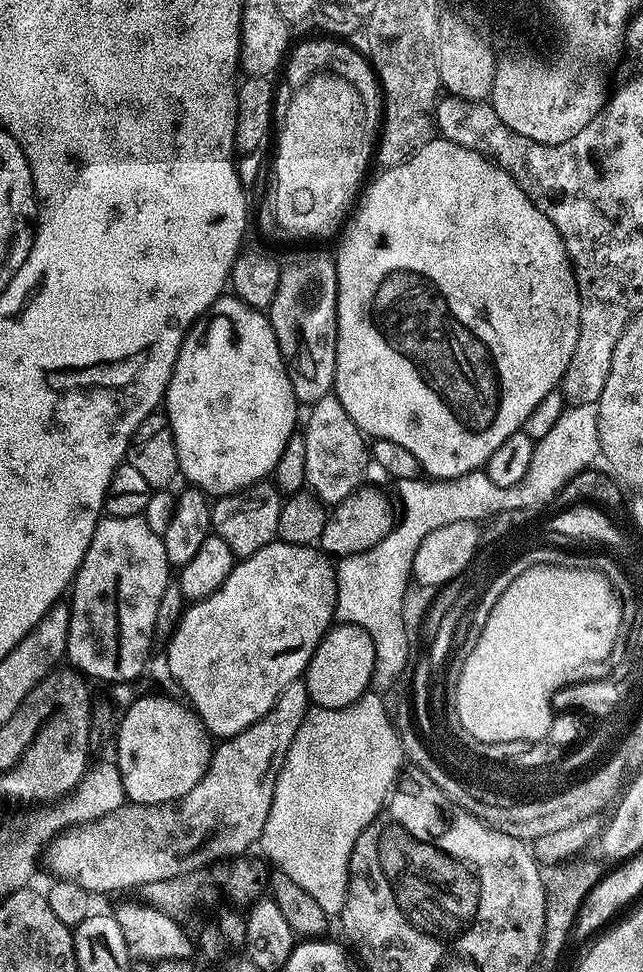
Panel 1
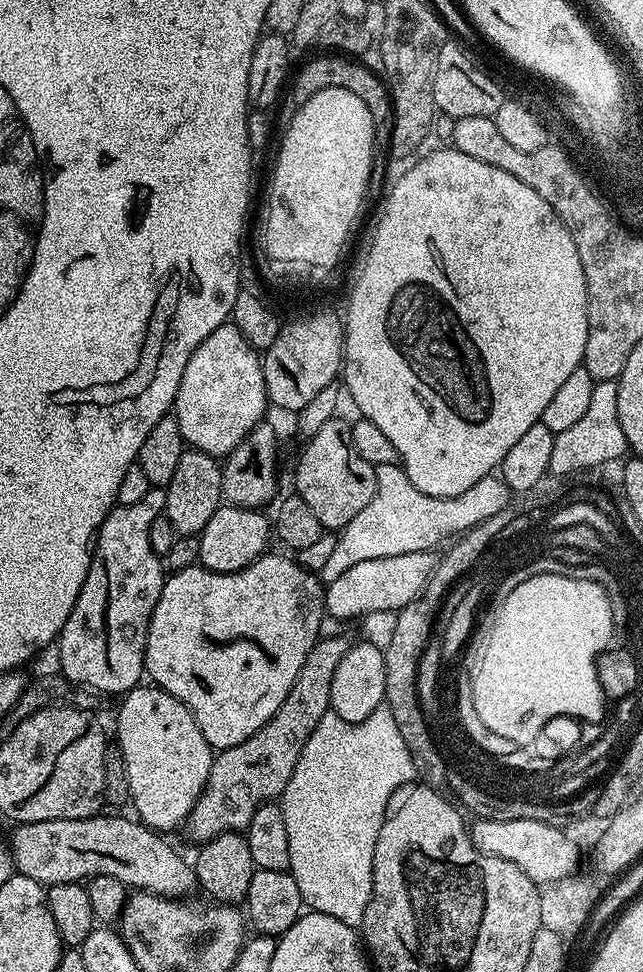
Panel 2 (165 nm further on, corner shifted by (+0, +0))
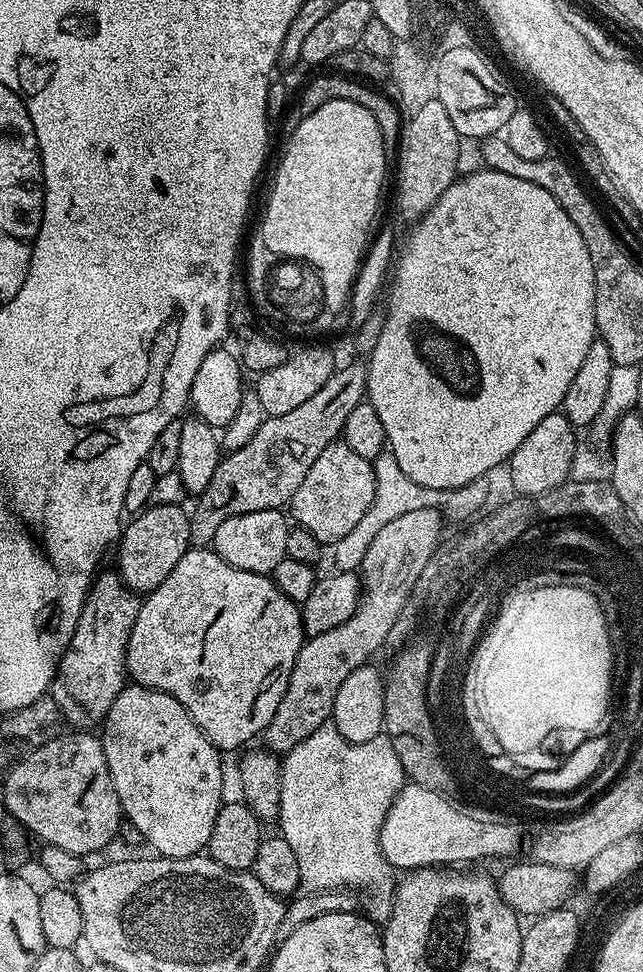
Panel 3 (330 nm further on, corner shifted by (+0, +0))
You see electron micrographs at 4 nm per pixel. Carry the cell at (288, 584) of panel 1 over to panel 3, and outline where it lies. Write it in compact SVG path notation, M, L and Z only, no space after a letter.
M192 546L189 547L186 554L182 554L178 566L174 566L174 570L170 570L166 582L162 582L162 586L158 586L143 597L138 610L138 618L134 618L134 626L130 630L130 642L126 654L128 675L143 688L153 688L159 692L170 694L170 698L177 700L188 711L190 718L194 718L194 722L202 730L202 734L206 734L208 741L221 753L227 754L227 752L234 751L235 748L243 749L245 745L252 742L247 742L247 740L252 740L255 736L257 739L268 727L268 723L274 718L274 714L286 694L286 686L290 682L294 662L298 658L300 647L304 645L305 639L301 605L295 604L289 596L282 594L282 590L278 590L278 586L272 581L271 575L263 576L254 574L250 570L238 570L234 566L230 566L230 562L226 562L217 552L212 551L211 547Z

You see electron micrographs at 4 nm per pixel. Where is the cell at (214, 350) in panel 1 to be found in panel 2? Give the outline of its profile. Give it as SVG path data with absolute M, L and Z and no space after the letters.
M229 322L218 326L218 330L214 330L214 334L210 334L210 338L194 350L190 362L186 362L186 374L182 374L182 382L178 386L174 415L185 445L217 458L227 457L242 443L246 434L250 434L250 430L265 419L264 411L269 411L269 408L261 353L246 342L235 324Z

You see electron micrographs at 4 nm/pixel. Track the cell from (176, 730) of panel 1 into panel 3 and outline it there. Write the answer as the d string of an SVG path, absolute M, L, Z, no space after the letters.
M129 683L120 693L118 698L114 698L114 706L110 706L107 716L102 721L102 739L104 742L104 753L106 754L106 766L110 766L110 778L114 782L114 790L118 790L120 799L120 811L130 822L138 826L144 835L144 843L148 848L152 847L153 853L161 857L173 860L174 858L186 858L187 856L201 855L207 849L210 842L210 830L214 830L214 818L218 818L218 810L221 804L225 803L224 796L224 768L220 765L221 753L202 734L202 730L190 718L190 714L170 694L159 692L153 688L143 688L141 684Z

